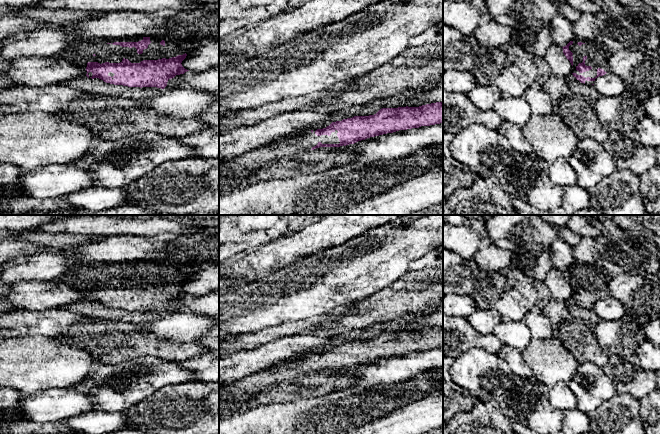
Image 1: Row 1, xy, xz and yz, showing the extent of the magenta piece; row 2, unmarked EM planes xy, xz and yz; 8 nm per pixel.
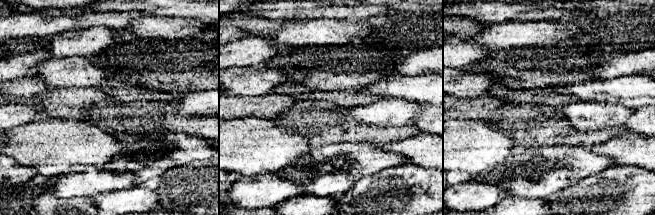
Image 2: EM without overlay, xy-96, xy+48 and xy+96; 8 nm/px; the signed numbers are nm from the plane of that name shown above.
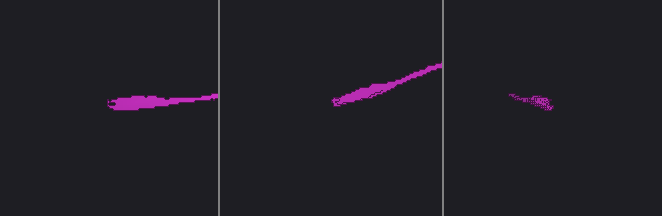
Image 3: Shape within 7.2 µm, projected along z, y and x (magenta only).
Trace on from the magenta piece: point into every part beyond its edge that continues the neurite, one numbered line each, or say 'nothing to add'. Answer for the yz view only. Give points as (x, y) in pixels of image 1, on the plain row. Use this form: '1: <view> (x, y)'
1: yz (597, 279)

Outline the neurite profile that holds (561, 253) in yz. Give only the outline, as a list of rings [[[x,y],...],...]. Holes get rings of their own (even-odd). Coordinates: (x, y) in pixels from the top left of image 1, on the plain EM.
[[[559,237],[549,246],[549,254],[553,267],[560,271],[566,270],[575,260],[573,247]]]

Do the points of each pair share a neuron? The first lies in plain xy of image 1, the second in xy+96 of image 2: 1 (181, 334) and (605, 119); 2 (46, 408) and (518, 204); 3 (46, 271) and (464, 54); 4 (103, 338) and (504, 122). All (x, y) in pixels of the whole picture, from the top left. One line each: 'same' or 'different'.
1: same
2: different
3: same
4: same

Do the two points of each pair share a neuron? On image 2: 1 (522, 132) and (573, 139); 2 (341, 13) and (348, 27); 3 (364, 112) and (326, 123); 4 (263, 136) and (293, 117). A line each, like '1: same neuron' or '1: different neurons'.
1: same neuron
2: different neurons
3: different neurons
4: different neurons

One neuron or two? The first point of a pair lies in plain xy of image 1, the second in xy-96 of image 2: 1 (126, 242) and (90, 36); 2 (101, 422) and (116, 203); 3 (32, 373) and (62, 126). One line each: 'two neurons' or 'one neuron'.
1: two neurons
2: one neuron
3: one neuron

